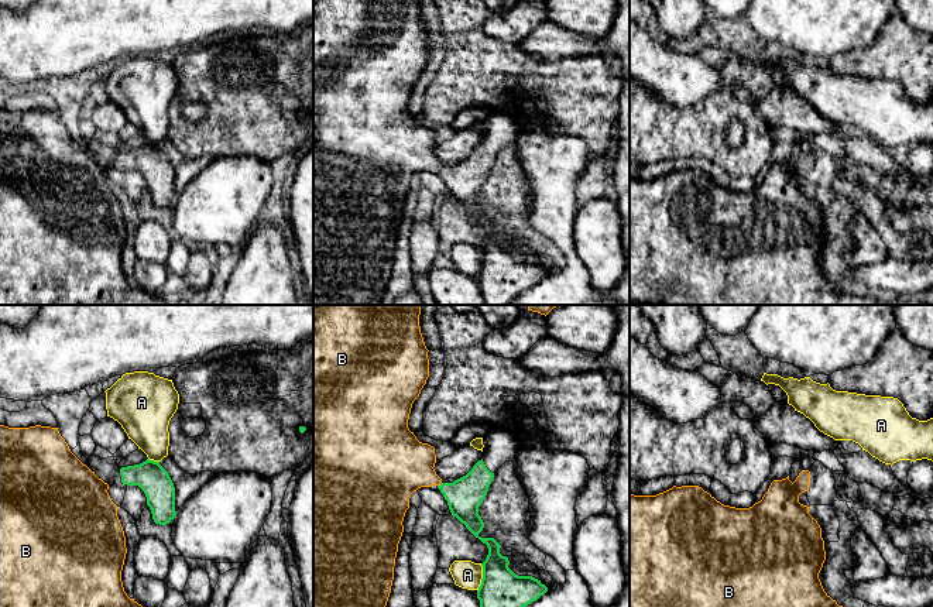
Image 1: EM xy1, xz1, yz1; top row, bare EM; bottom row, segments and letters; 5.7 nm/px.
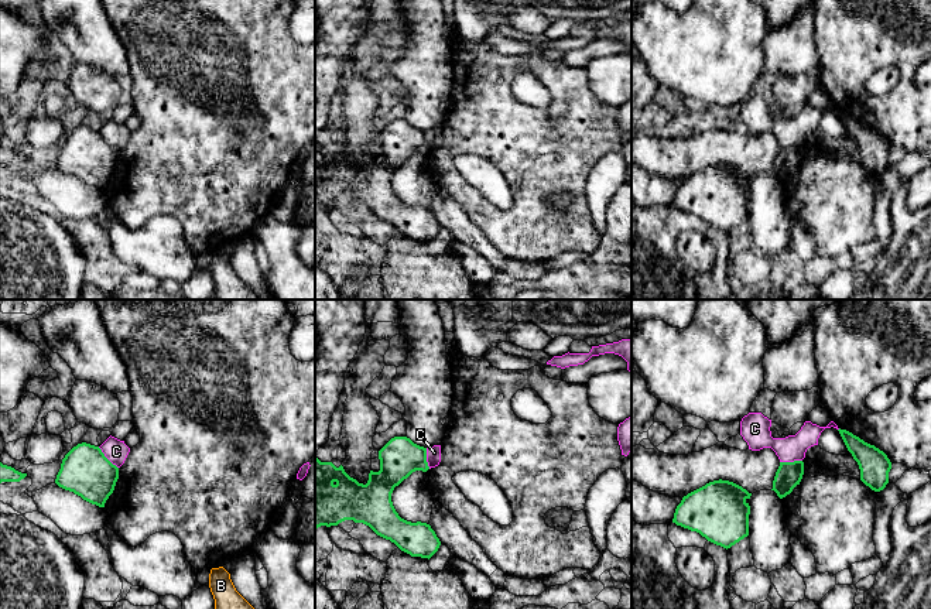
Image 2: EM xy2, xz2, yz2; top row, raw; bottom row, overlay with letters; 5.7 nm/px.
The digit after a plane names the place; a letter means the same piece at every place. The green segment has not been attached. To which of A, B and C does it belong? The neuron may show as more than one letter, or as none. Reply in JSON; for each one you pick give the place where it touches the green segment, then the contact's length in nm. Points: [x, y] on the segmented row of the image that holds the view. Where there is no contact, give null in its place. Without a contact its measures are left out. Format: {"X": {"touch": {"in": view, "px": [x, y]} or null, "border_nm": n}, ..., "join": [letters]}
{"B": {"touch": {"in": "xz1", "px": [441, 484]}, "border_nm": 40}, "join": ["B"]}

